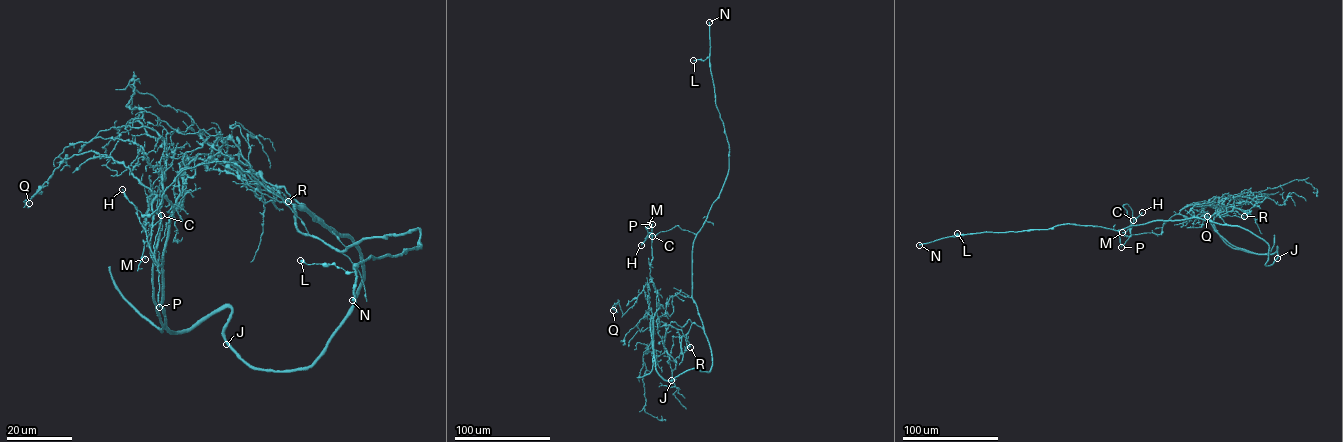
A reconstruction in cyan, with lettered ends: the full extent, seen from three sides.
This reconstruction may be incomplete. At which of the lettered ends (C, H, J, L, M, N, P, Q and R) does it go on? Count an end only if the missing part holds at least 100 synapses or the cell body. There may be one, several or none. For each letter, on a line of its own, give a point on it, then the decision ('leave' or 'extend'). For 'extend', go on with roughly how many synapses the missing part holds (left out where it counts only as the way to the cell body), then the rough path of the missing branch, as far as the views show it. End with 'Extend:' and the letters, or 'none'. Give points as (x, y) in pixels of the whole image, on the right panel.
C: (1133, 220) | leave
H: (1142, 212) | leave
J: (1277, 258) | leave
L: (957, 233) | leave
M: (1122, 232) | leave
N: (919, 245) | extend | 1000 syn
P: (1121, 247) | leave
Q: (1207, 216) | leave
R: (1244, 216) | leave
Extend: N

